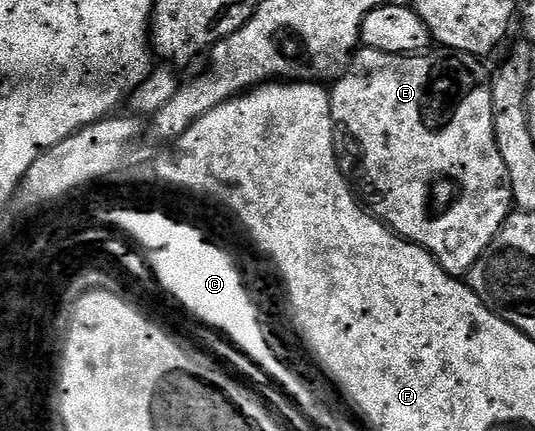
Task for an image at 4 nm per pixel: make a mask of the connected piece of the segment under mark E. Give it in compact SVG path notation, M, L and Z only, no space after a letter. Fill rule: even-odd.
M362 47L348 61L349 69L341 76L341 81L337 85L332 85L329 101L331 102L331 112L334 121L341 124L353 135L355 143L361 147L361 152L365 155L365 176L369 179L369 184L378 192L376 215L381 223L389 225L399 236L405 237L413 244L426 248L428 252L437 259L437 265L442 268L448 276L458 278L468 277L470 270L475 266L475 262L491 246L491 242L499 234L499 230L505 225L511 209L514 207L513 191L511 182L507 174L507 165L503 163L503 154L499 154L499 146L495 142L495 126L493 125L493 86L491 83L491 72L484 68L482 61L471 54L462 52L451 52L448 50L426 50L420 54L411 56L388 56L386 52L371 50ZM436 180L454 180L457 183L457 201L446 210L442 216L432 216L425 212L425 199L429 196L429 187Z

